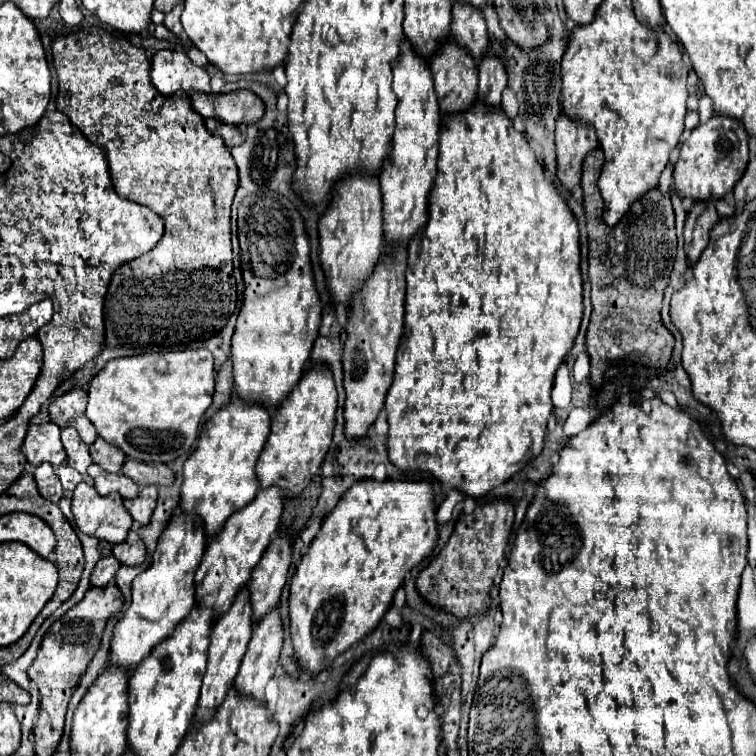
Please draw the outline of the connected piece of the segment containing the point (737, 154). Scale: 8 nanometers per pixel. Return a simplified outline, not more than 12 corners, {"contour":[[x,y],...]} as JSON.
{"contour":[[711,116],[679,146],[673,188],[721,200],[749,162],[747,132]]}

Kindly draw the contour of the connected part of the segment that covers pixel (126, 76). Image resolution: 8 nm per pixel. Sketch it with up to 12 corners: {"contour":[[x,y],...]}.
{"contour":[[123,32],[57,36],[57,110],[165,220],[105,296],[103,354],[235,312],[223,140]]}

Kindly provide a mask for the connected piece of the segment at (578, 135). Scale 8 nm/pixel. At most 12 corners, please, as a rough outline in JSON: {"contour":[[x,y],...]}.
{"contour":[[557,118],[557,178],[581,182],[585,156],[599,146],[591,126]]}

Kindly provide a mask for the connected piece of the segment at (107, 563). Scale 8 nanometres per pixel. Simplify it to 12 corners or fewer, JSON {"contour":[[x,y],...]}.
{"contour":[[101,558],[91,574],[93,586],[107,586],[115,580],[119,560]]}

